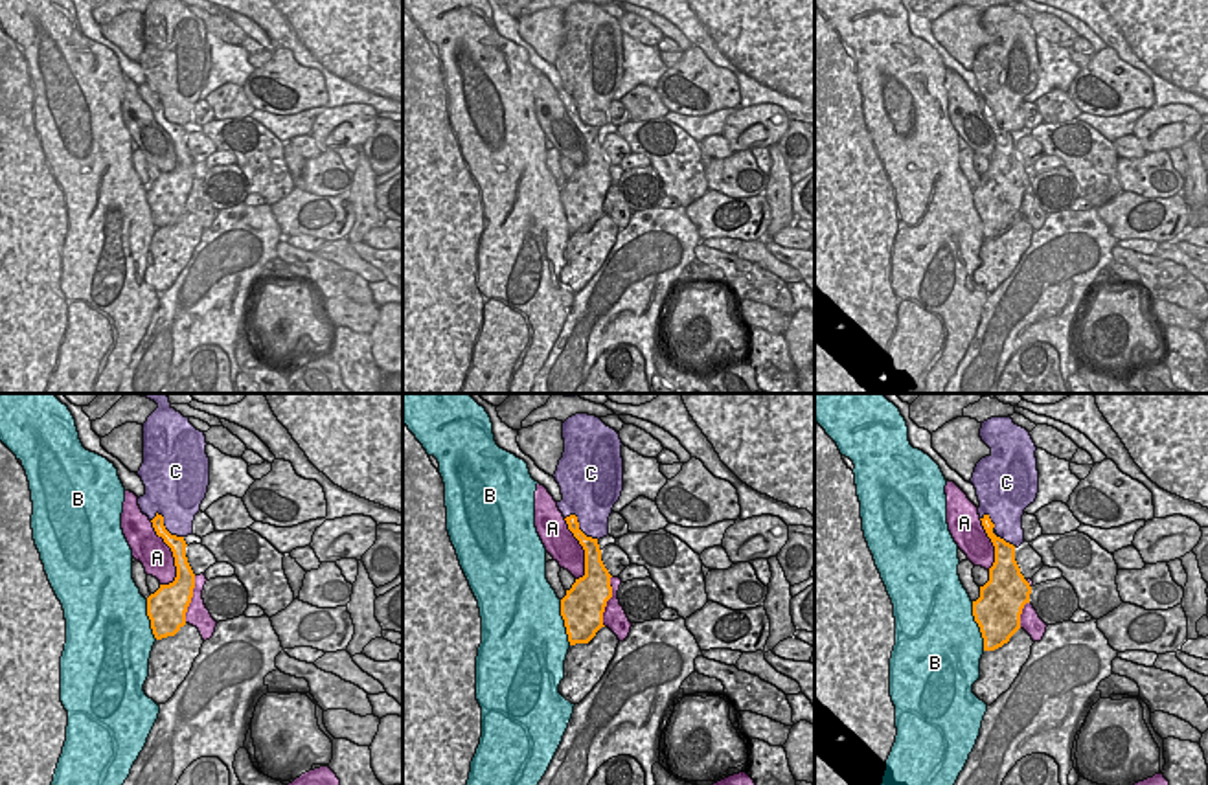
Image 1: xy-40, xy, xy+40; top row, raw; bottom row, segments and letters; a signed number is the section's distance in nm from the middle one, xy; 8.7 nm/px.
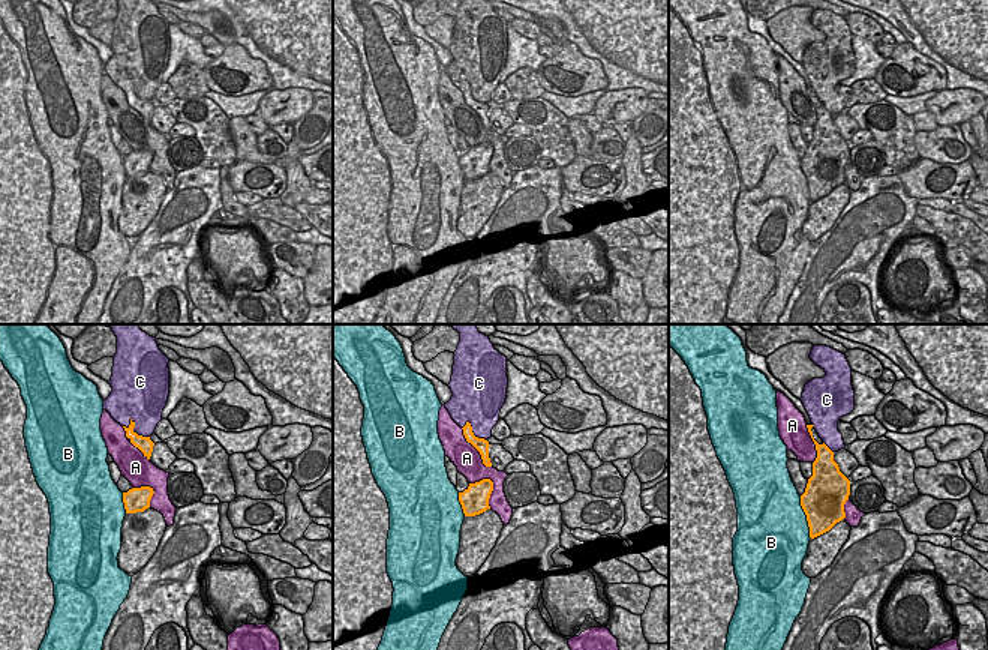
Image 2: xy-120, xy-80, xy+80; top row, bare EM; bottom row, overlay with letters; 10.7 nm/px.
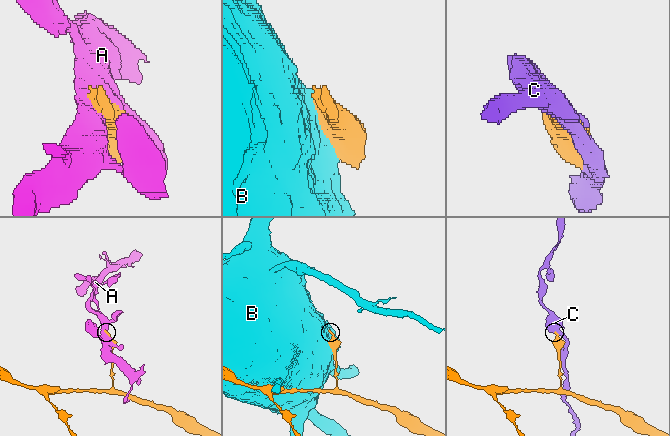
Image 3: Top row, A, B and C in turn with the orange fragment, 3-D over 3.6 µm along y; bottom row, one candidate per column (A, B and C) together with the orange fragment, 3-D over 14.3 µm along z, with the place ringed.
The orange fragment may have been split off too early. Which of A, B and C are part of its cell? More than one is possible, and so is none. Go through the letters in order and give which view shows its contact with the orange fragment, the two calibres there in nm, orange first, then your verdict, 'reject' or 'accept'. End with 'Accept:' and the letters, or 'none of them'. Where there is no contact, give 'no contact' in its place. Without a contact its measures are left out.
A: xy-40 | 170/280 nm | reject
B: xy+40 | 400/480 nm | reject
C: xy-40 | 140/340 nm | reject
Accept: none of them

